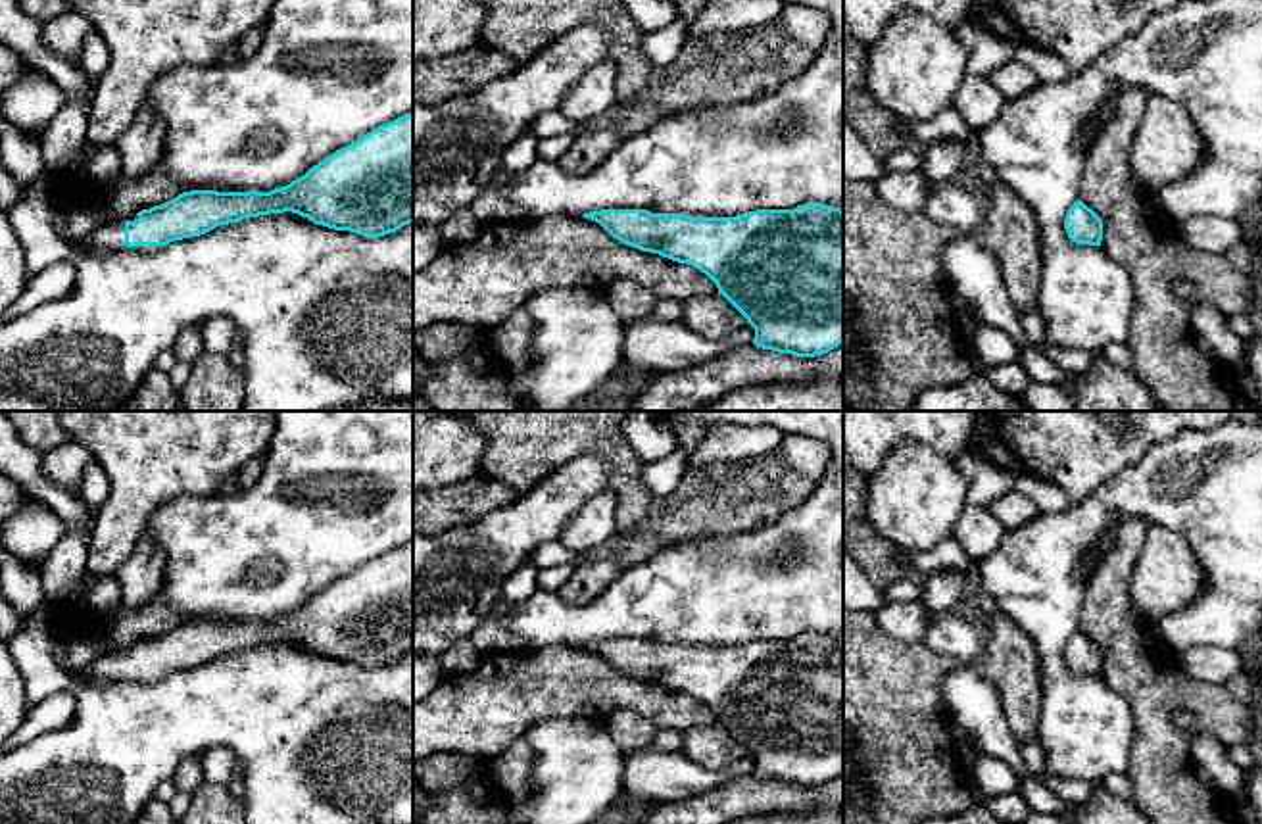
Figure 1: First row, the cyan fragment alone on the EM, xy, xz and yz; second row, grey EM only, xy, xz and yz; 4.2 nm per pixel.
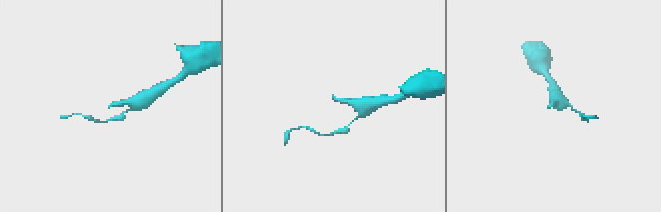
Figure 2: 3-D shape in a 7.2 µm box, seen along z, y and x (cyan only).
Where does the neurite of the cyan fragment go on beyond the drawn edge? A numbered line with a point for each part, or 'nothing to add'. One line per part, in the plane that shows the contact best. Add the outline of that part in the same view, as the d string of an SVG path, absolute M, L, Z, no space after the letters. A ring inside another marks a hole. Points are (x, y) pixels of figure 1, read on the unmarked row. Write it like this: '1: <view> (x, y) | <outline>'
1: xy (108, 667) | M138 645L106 651L98 655L96 659L92 659L90 663L79 668L73 668L71 672L81 684L142 684L142 686L148 686L163 678L163 676L129 678L125 674L125 653L127 651L138 651Z

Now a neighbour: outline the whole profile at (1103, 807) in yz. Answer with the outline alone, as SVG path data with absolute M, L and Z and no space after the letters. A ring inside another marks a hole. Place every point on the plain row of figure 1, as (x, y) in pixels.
M1103 784L1081 807L1072 807L1070 818L1074 824L1153 824L1139 809L1110 793Z

